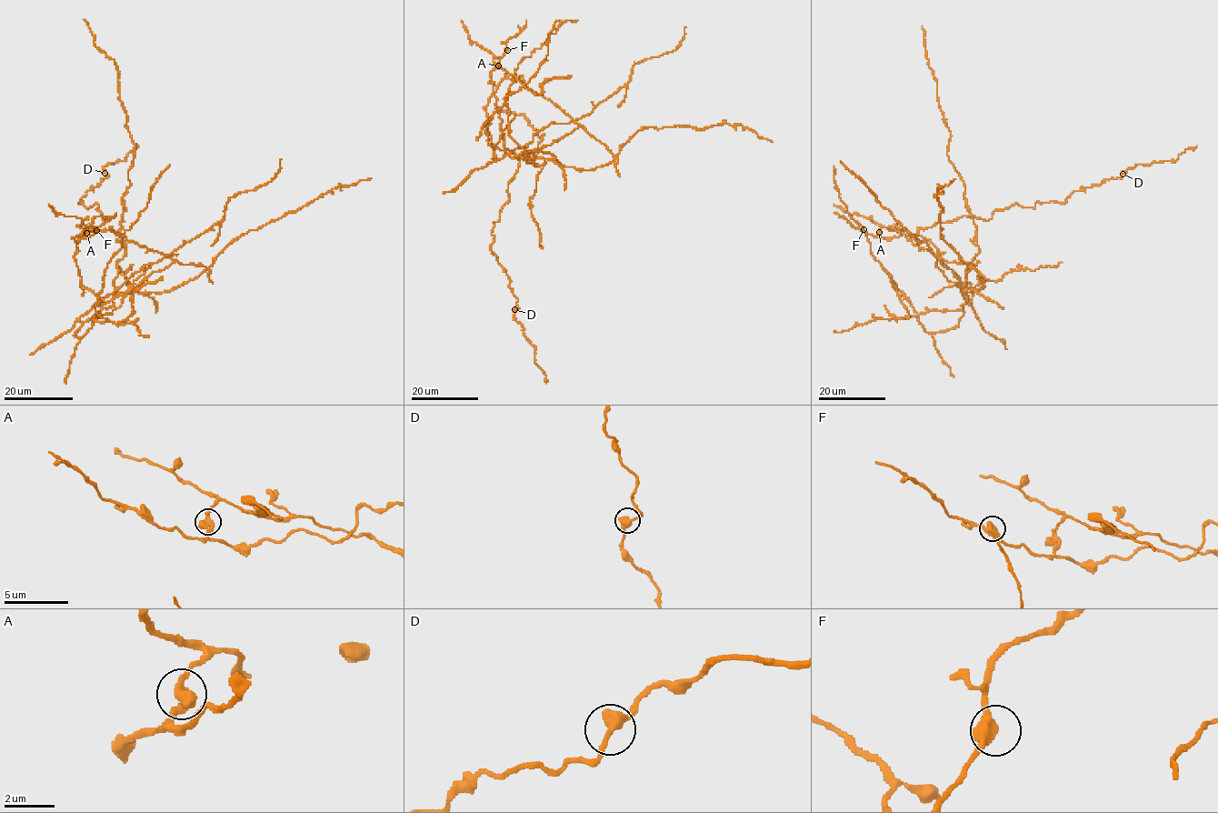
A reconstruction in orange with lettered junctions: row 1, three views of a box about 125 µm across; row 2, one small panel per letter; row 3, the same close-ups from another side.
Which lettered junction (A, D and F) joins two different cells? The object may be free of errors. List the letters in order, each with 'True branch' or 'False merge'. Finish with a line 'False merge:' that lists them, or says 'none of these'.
A: False merge
D: True branch
F: True branch
False merge: A

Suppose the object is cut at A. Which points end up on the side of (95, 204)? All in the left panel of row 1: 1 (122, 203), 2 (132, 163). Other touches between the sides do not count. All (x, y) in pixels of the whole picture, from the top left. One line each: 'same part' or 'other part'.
1: other part
2: other part

